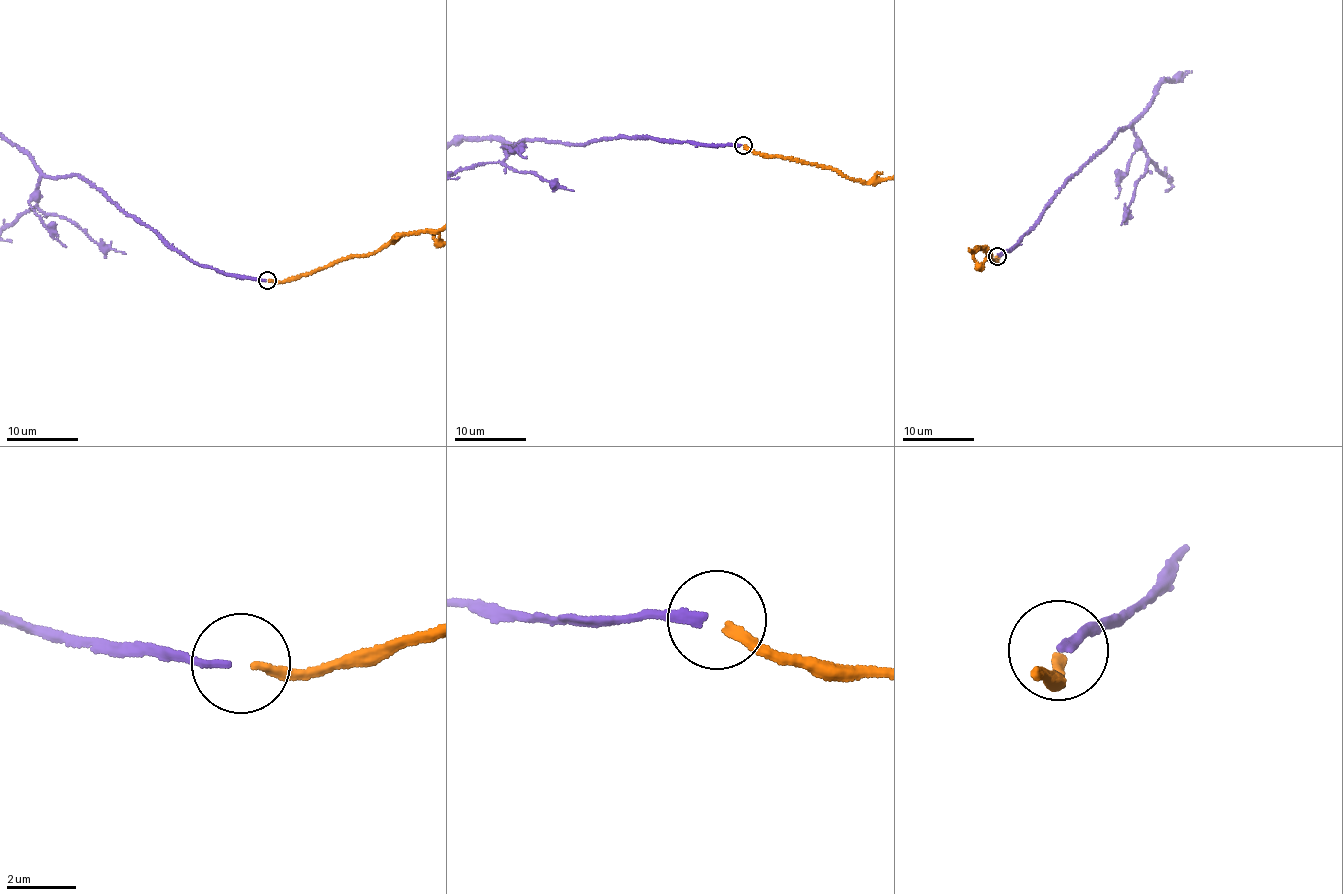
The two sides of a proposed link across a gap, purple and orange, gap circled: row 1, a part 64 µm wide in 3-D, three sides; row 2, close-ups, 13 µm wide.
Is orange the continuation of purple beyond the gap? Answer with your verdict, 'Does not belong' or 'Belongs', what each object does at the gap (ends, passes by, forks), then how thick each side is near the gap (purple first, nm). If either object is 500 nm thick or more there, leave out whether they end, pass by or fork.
Belongs. At the ring purple ends. At the ring orange ends. Thickness 280 nm (purple) against 260 nm

